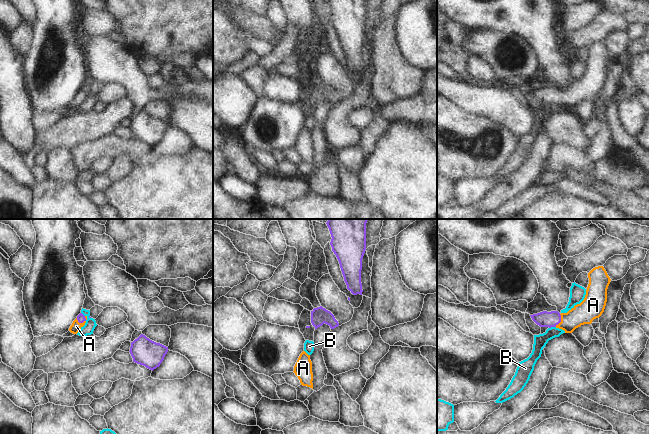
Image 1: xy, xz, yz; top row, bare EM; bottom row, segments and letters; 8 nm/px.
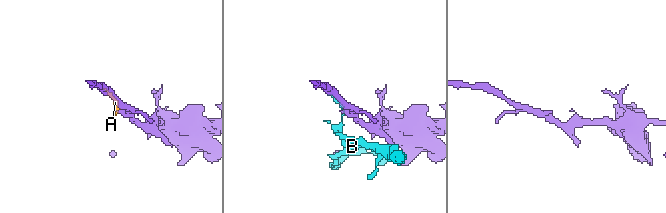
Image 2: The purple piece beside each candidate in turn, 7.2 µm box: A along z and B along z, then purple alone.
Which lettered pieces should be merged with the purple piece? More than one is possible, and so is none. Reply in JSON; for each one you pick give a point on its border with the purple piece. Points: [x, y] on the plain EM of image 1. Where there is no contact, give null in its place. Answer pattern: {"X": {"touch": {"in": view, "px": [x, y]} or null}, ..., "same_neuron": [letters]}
{"A": {"touch": {"in": "xy", "px": [81, 98]}}, "same_neuron": ["A"]}

